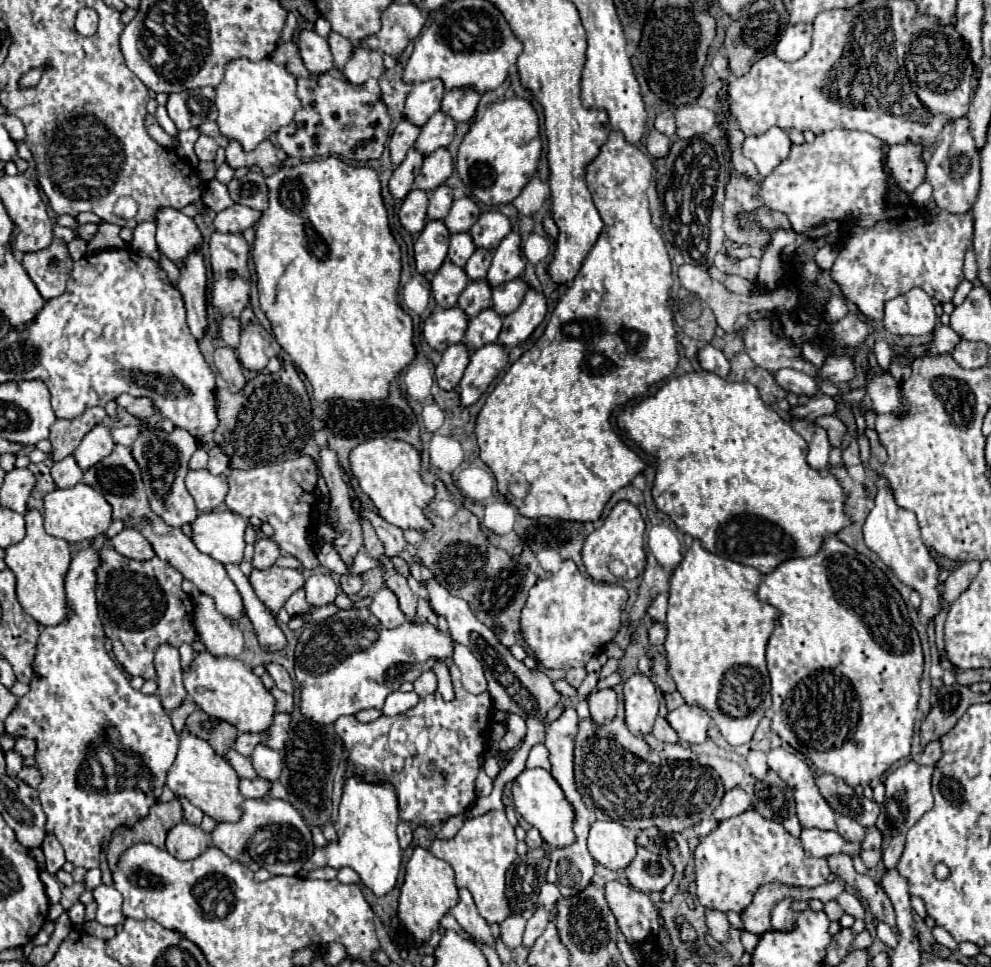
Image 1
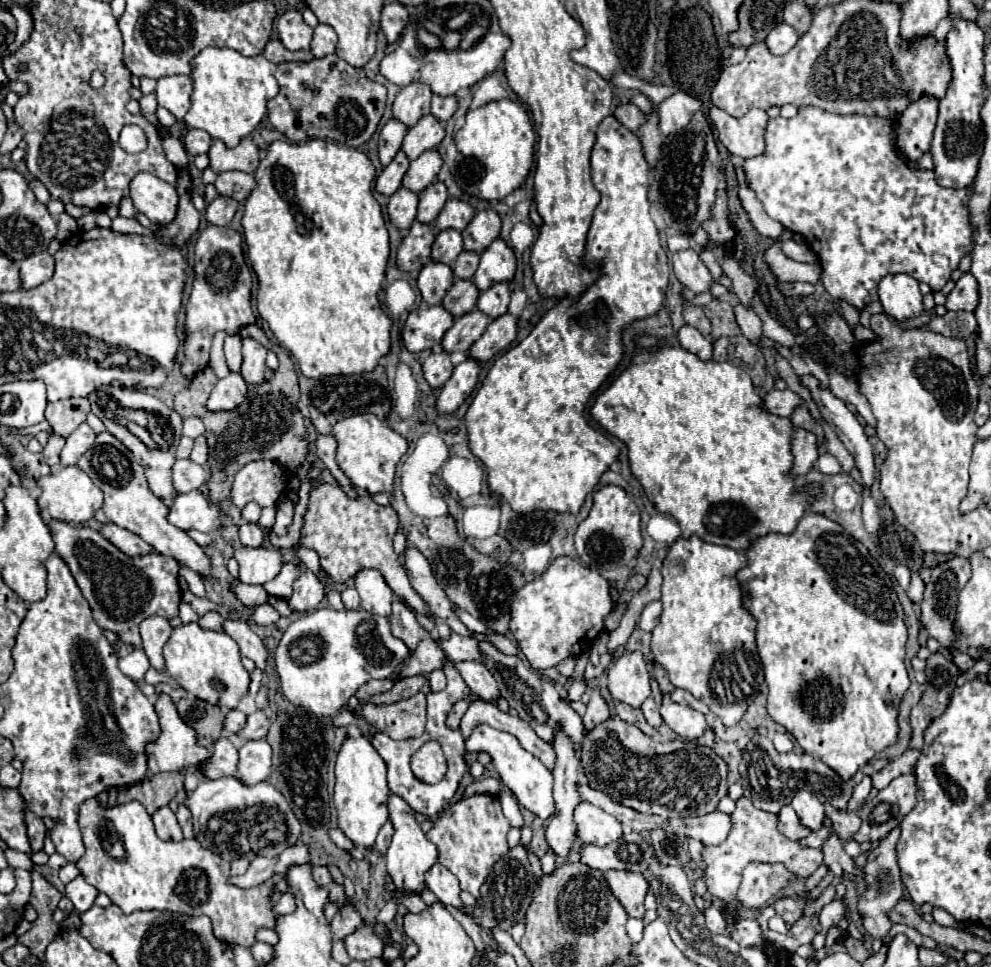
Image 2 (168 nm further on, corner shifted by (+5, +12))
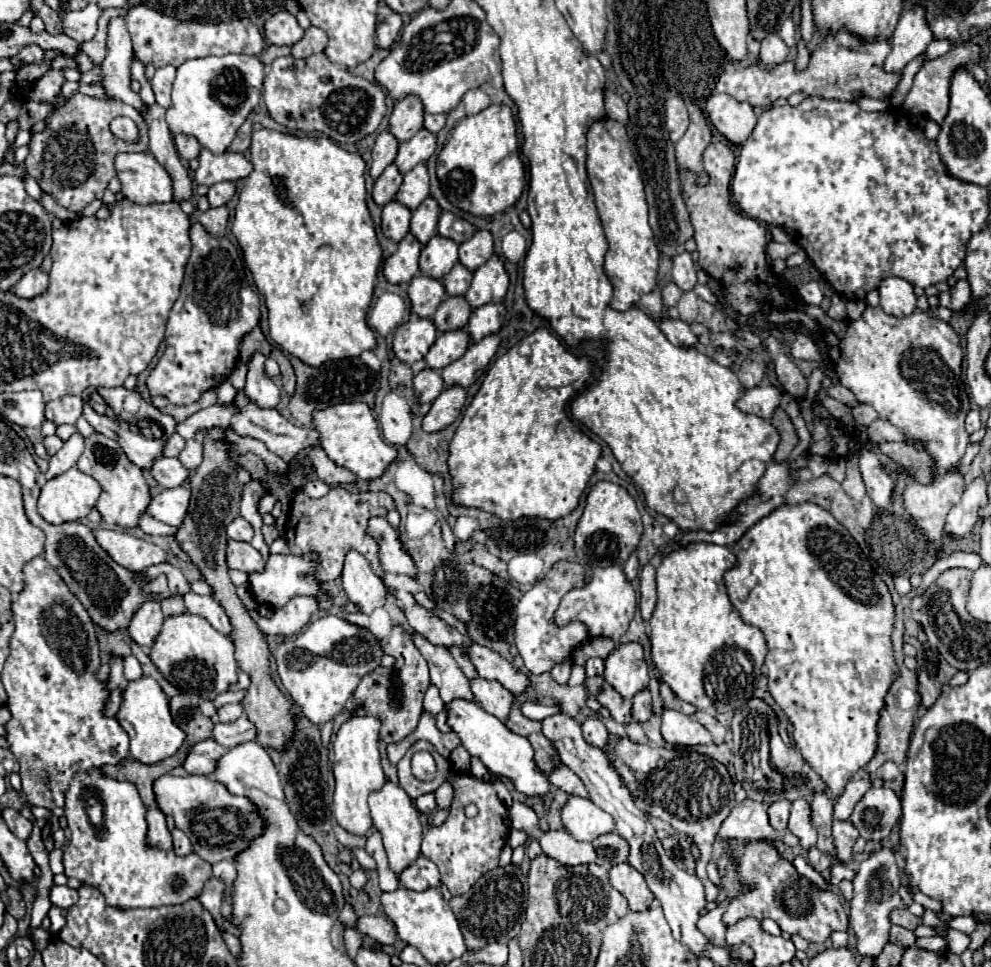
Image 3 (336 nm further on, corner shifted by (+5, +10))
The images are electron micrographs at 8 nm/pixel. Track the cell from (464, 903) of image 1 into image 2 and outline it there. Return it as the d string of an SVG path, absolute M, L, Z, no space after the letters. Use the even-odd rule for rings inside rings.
M434 864L426 874L424 874L424 884L426 888L430 888L438 900L446 906L462 906L460 900L460 886L458 880L454 878L454 874L450 874L450 870L446 870L442 864Z

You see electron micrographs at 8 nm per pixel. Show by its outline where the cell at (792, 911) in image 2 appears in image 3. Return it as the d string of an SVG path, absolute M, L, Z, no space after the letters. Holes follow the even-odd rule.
M750 842L738 848L730 846L728 852L734 856L736 872L740 874L742 884L750 886L750 892L736 896L728 904L722 916L726 926L748 916L754 916L758 920L772 918L784 932L800 934L808 942L816 942L816 944L822 944L826 936L832 934L834 930L844 930L844 932L848 930L848 916L838 896L832 894L830 890L826 892L818 890L812 882L800 876L790 862L782 860L776 848L768 846L766 842Z

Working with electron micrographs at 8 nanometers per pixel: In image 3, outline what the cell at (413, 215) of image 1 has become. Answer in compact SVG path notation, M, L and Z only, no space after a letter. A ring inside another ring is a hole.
M392 200L382 210L382 232L384 236L400 242L408 230L410 230L410 208L404 204L398 204L398 200Z

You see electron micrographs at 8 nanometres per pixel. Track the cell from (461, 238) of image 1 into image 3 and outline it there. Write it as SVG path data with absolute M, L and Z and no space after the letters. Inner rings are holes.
M432 236L422 248L420 270L432 278L444 278L458 260L458 244L444 236Z

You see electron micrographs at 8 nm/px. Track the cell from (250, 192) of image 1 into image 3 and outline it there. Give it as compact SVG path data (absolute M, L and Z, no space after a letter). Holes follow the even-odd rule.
M218 182L214 186L210 186L208 190L208 202L210 206L224 206L230 202L230 198L236 192L236 184L234 182Z

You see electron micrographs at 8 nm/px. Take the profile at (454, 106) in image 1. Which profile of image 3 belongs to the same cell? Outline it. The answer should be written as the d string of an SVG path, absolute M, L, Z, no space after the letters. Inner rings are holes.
M426 114L424 116L424 128L430 132L440 132L446 124L446 114Z

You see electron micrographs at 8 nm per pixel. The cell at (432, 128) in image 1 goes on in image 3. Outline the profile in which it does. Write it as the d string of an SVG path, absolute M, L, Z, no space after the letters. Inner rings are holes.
M422 128L410 140L406 140L406 142L400 144L398 156L396 156L394 164L400 168L402 174L406 174L416 164L426 162L434 154L434 150L436 150L436 134L426 132L426 128Z

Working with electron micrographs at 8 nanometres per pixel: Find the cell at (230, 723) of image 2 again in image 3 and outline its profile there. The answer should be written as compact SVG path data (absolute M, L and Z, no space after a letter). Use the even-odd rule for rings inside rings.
M226 704L222 708L218 708L218 716L220 722L234 722L238 720L238 716L242 716L242 704Z

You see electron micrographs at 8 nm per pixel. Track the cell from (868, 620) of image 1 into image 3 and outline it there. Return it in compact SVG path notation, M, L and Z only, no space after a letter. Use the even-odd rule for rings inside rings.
M810 502L776 508L748 528L732 552L738 564L724 574L730 602L746 624L762 630L768 644L768 690L792 722L796 748L828 784L830 794L838 798L852 774L874 758L878 716L890 684L898 680L892 650L896 614L888 586L872 570L850 532L828 510Z

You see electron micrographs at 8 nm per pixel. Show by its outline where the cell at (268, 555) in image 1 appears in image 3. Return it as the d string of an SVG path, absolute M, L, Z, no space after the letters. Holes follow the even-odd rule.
M242 516L236 518L234 522L230 522L228 528L226 528L226 532L228 532L228 538L238 540L238 542L252 542L252 536L254 536L252 526Z

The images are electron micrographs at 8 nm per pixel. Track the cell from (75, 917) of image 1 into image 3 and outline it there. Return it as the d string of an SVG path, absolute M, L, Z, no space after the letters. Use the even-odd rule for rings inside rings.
M52 906L50 912L48 912L48 916L50 916L50 920L52 920L50 934L56 936L56 934L64 928L64 924L66 924L66 910L64 910L64 908L58 908L58 906Z

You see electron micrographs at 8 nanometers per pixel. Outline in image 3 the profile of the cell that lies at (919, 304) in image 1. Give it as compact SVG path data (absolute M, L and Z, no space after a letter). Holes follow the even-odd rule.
M886 278L882 280L880 288L880 306L890 316L908 316L916 310L916 294L908 280L904 278Z

